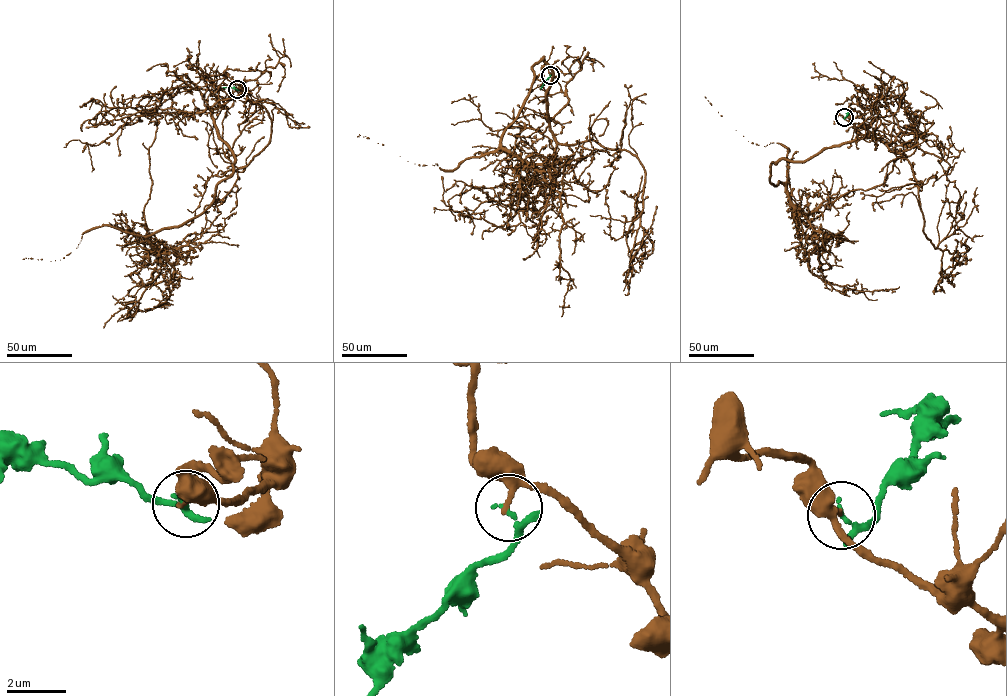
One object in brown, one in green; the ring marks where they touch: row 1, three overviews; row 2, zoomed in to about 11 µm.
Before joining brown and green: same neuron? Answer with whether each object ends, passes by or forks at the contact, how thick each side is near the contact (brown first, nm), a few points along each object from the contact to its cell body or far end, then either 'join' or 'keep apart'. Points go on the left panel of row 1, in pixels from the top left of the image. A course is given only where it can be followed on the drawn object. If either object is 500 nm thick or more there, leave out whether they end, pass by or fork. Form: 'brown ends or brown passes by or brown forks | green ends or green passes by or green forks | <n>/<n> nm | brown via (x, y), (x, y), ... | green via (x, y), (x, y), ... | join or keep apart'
brown passes by | green passes by | 170/140 nm | brown via (237, 89), (211, 110), (232, 173), (209, 208), (147, 238), (174, 268), (169, 298), (136, 312), (112, 295) | green via (237, 89), (223, 87) | keep apart

